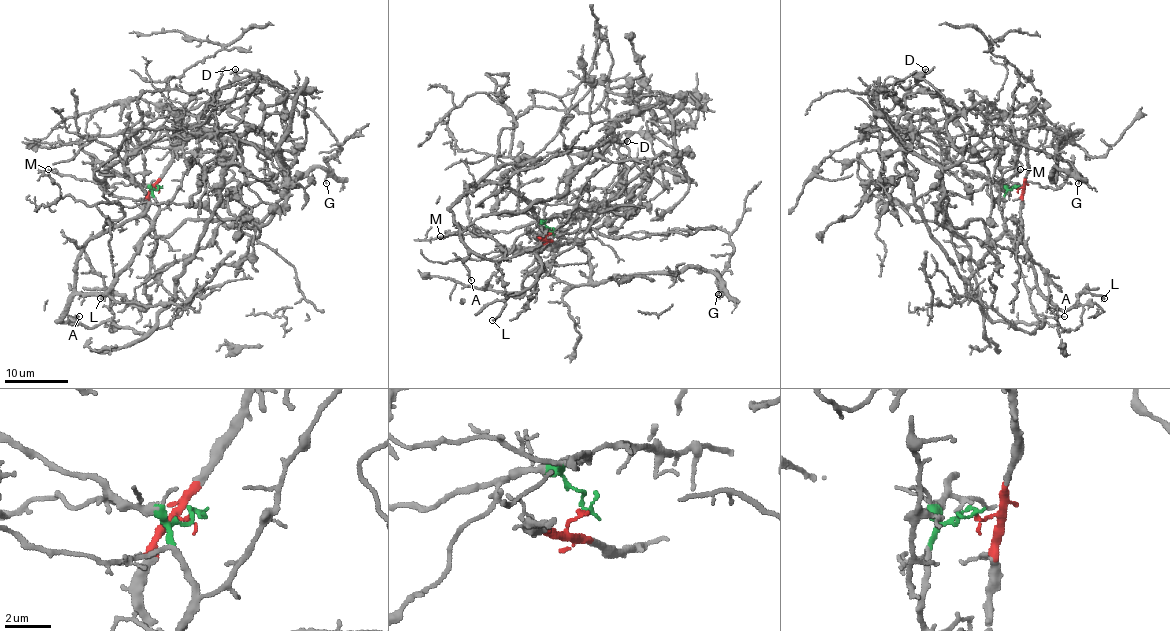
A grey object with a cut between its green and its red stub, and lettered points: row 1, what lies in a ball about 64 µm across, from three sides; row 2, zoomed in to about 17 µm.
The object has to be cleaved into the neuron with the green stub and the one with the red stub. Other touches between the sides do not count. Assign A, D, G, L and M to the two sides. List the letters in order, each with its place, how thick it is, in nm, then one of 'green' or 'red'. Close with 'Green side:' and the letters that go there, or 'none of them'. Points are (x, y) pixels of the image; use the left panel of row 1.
A: at (79, 316); 170 nm thick; green
D: at (235, 69); 140 nm thick; green
G: at (326, 183); 140 nm thick; red
L: at (100, 298); 130 nm thick; red
M: at (48, 169); 110 nm thick; green
Green side: A, D, M

